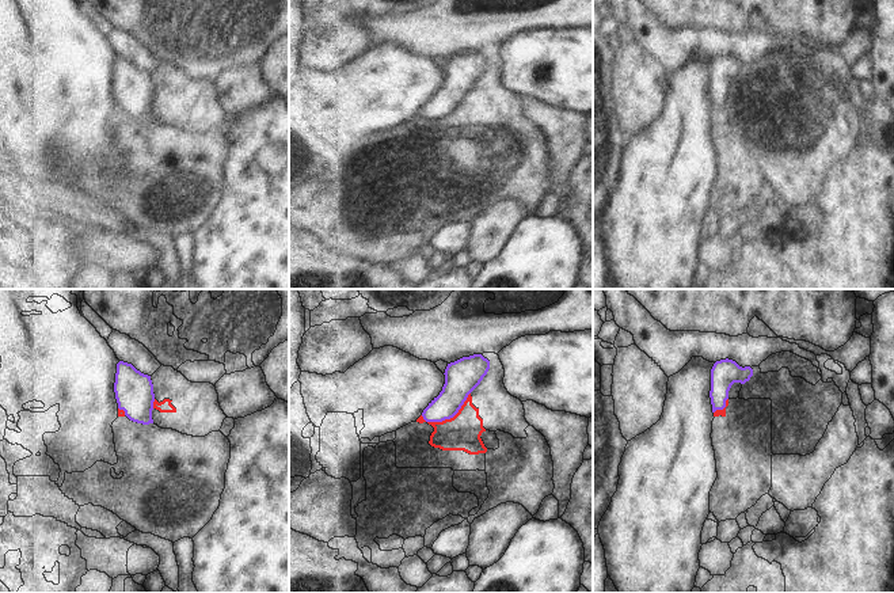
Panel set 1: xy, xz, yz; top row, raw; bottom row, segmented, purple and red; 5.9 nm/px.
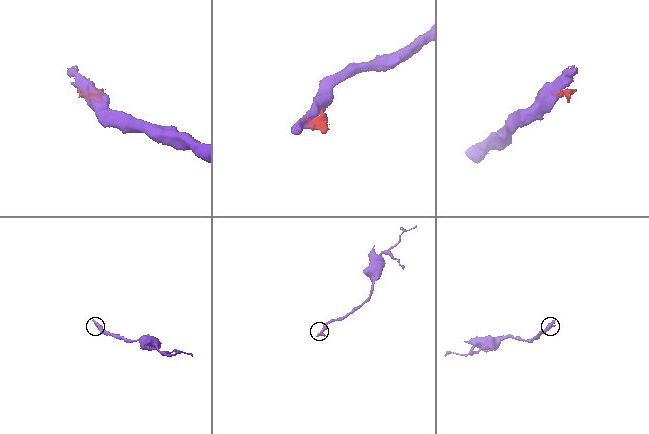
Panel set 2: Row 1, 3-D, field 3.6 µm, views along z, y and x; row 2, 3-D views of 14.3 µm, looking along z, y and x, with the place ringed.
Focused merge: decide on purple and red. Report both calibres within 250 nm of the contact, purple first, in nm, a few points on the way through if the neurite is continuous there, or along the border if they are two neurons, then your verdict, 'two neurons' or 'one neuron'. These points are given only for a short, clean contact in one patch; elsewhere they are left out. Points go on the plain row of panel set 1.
190 nm thick on the purple side, 220 nm on the other; two neurons

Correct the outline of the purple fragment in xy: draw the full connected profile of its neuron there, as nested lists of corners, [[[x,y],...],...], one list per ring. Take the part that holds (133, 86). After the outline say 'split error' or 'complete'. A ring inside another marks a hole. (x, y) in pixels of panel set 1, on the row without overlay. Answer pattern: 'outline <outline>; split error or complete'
outline [[[119,57],[114,88],[118,104],[123,106],[130,117],[142,121],[153,119],[155,90],[151,72],[141,69],[132,60]]]; complete

